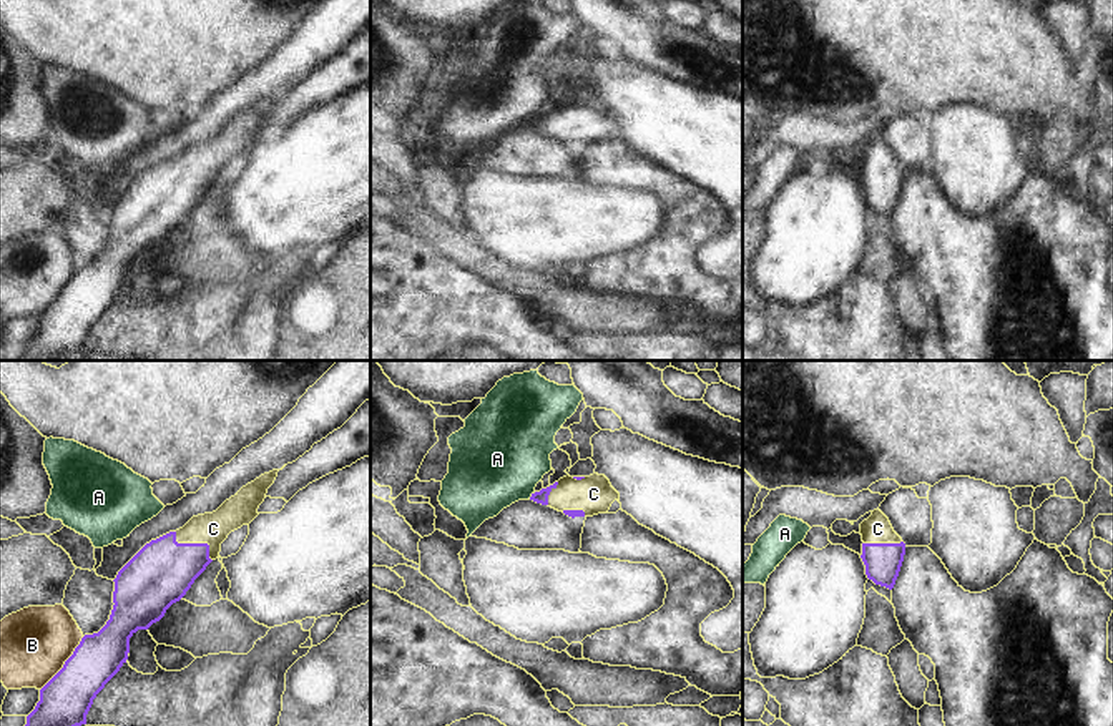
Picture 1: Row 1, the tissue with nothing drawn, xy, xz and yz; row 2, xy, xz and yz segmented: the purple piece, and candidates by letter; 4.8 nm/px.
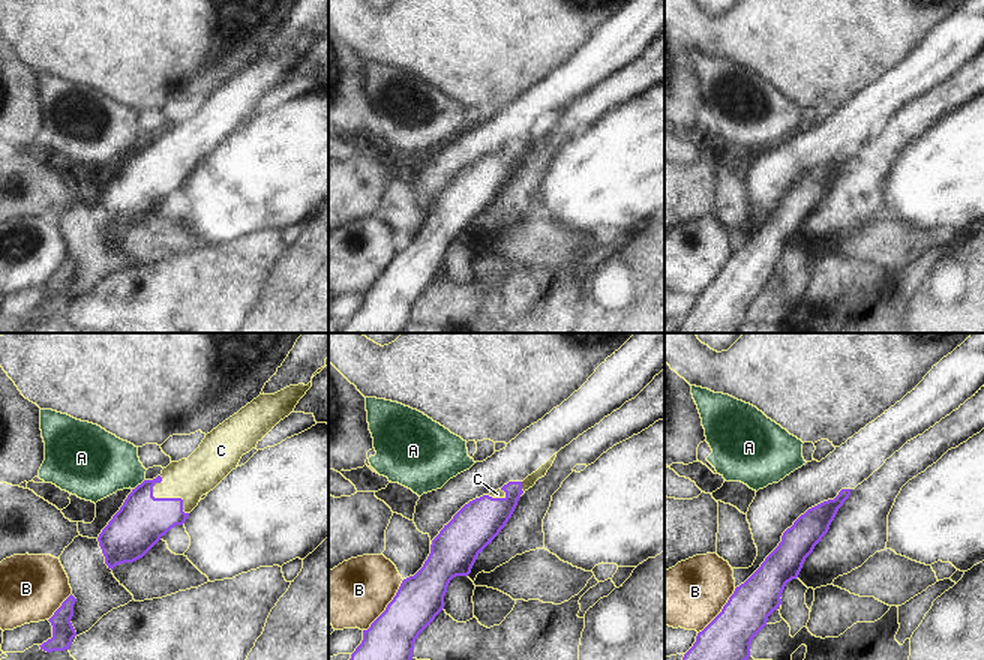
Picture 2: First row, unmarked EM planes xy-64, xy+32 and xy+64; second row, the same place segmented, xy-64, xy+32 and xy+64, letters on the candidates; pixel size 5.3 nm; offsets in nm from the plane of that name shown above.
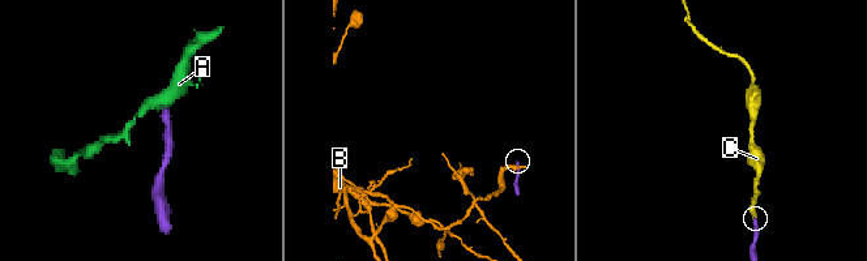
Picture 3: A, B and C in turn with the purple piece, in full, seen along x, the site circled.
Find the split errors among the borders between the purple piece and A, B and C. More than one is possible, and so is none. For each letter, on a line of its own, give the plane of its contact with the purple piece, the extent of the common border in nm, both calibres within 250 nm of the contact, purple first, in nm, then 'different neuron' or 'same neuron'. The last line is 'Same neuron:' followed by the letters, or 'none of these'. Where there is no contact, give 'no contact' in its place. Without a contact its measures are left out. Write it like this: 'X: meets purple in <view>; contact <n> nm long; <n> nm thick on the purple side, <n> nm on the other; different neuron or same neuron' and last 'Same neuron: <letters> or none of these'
A: meets purple in xz; contact 50 nm long; 60 nm thick on the purple side, 460 nm on the other; different neuron
B: meets purple in xy; contact 340 nm long; 240 nm thick on the purple side, 340 nm on the other; different neuron
C: meets purple in xy; contact 240 nm long; 300 nm thick on the purple side, 160 nm on the other; same neuron
Same neuron: C

